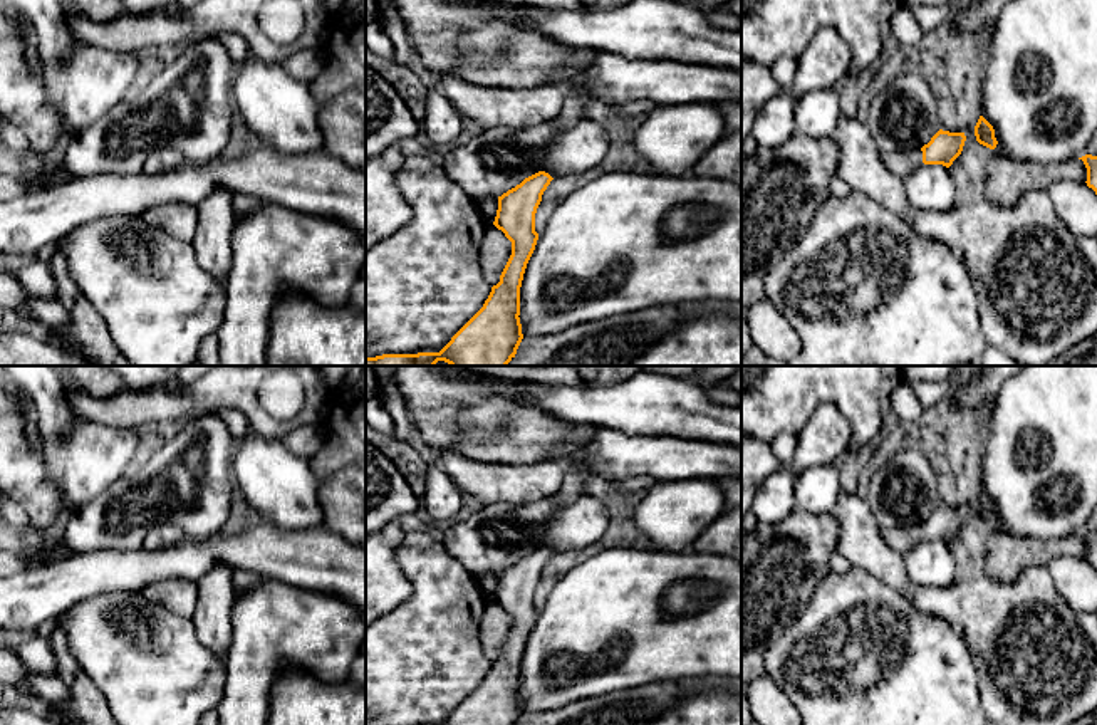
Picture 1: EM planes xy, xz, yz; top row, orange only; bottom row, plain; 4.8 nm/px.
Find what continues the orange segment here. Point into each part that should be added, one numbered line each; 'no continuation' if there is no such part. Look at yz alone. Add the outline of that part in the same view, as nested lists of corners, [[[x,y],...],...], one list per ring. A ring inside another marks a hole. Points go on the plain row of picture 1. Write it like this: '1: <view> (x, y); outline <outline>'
1: yz (901, 539); outline [[[921,524],[882,529],[882,537],[892,550],[901,554],[911,550],[924,540]]]

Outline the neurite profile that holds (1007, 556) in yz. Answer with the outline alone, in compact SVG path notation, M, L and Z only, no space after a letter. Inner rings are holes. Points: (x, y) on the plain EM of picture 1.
M1000 532L986 542L983 576L1011 582L1016 576L1033 566L1047 566L1058 557L1087 557L1087 544L1082 535L1067 540L1033 540L1011 537Z

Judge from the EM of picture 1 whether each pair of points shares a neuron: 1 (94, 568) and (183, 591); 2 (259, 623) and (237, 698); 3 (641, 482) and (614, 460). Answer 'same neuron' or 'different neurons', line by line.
1: different neurons
2: same neuron
3: different neurons

